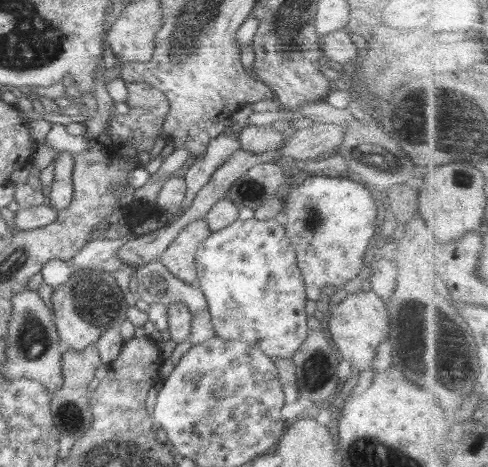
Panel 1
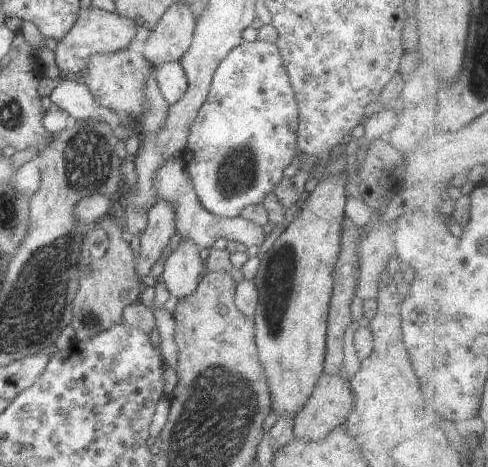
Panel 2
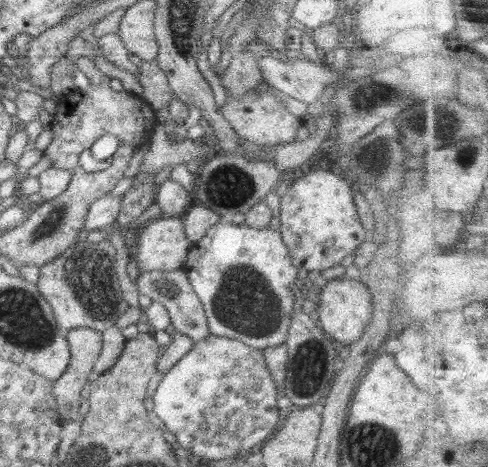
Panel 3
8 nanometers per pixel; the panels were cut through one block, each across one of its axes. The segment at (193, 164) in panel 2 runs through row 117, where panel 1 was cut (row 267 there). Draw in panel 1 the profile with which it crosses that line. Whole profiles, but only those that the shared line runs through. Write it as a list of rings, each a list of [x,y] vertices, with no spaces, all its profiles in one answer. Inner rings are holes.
[[[236,219],[230,226],[211,232],[200,242],[195,257],[199,290],[204,294],[216,336],[231,341],[241,340],[258,347],[272,359],[291,359],[308,336],[305,310],[305,285],[297,259],[288,240],[285,228],[272,220]]]

